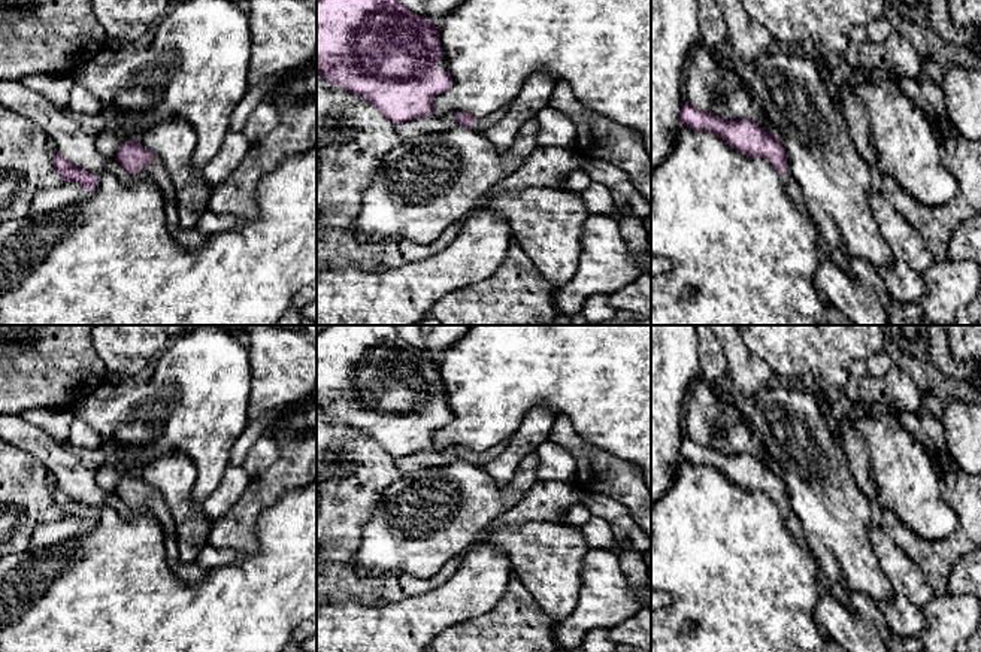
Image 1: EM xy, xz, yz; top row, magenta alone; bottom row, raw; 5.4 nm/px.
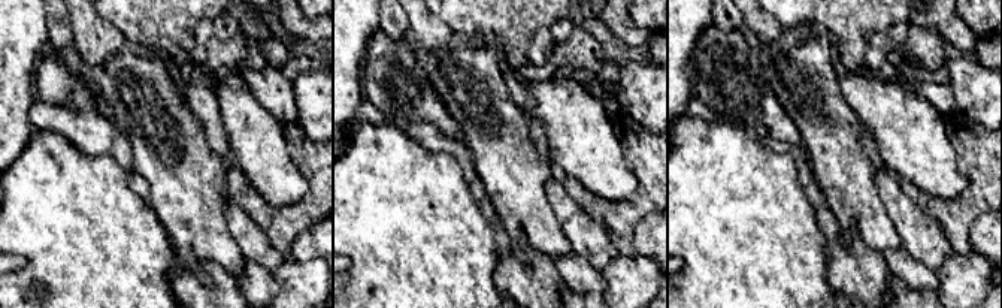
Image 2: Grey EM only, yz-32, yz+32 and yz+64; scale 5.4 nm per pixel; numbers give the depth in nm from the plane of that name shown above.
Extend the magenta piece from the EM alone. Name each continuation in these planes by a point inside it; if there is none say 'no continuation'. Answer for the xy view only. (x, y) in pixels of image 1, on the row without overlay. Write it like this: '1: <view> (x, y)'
1: xy (156, 505)

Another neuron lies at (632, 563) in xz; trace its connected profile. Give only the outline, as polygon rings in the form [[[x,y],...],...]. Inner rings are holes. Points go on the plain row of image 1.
[[[620,549],[620,567],[627,576],[630,589],[641,601],[642,609],[651,610],[651,576],[642,554],[633,549]]]

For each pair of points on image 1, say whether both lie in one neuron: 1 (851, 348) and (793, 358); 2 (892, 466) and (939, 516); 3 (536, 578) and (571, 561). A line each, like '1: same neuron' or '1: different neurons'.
1: same neuron
2: same neuron
3: same neuron

